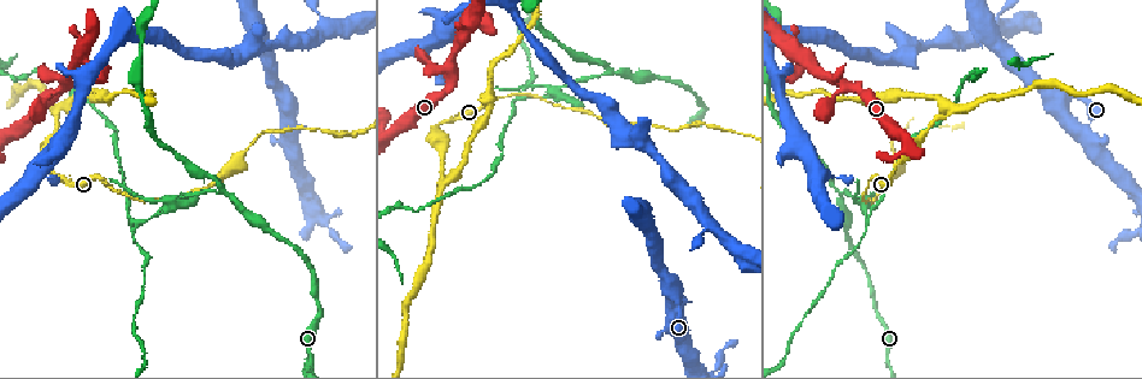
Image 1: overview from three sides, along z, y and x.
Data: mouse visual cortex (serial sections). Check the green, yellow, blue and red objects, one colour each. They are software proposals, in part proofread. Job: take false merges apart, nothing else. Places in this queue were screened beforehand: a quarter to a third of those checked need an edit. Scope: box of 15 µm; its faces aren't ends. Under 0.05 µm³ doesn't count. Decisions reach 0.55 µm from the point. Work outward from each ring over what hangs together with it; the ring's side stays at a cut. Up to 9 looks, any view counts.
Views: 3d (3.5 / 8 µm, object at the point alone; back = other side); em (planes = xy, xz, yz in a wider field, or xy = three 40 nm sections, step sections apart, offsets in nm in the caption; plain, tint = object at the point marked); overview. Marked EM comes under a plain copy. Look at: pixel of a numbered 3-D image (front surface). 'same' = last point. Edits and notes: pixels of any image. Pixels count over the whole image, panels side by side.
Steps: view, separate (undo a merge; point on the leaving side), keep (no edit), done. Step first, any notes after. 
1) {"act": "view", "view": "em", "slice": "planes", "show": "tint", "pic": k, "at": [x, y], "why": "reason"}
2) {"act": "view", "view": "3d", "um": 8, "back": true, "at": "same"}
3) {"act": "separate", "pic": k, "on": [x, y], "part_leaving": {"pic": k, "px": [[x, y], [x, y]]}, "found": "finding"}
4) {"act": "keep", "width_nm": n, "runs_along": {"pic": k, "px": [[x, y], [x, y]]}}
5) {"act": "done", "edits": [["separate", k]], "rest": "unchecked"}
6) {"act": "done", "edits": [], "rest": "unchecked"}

{"act": "view", "view": "3d", "um": 8, "back": true, "pic": 1, "at": [291, 125]}

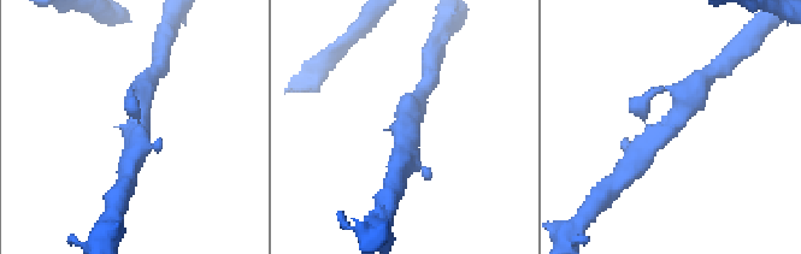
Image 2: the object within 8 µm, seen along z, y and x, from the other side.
{"act": "view", "view": "em", "slice": "xy", "step": 3, "show": "tint", "pic": 2, "at": [672, 128]}

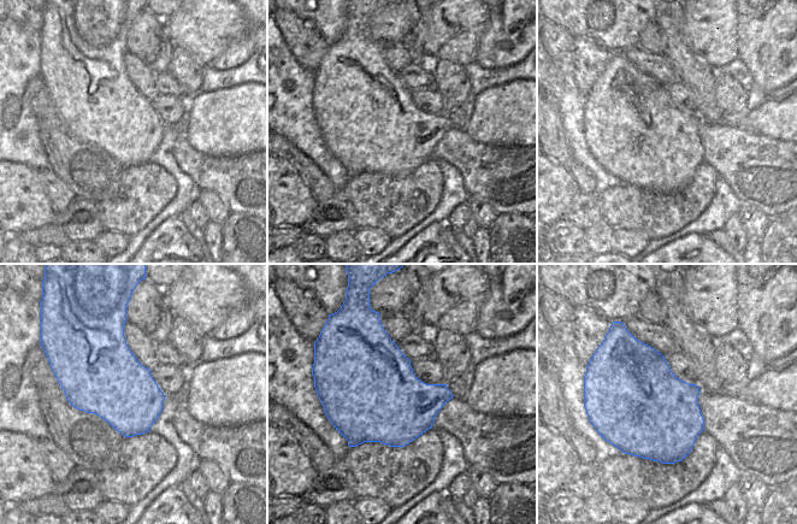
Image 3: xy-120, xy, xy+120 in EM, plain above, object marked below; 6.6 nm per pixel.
{"act": "keep", "found": "one cell here"}

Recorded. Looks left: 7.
{"act": "view", "view": "3d", "um": 3.5, "pic": 1, "at": [841, 196], "why": "three arms meet"}

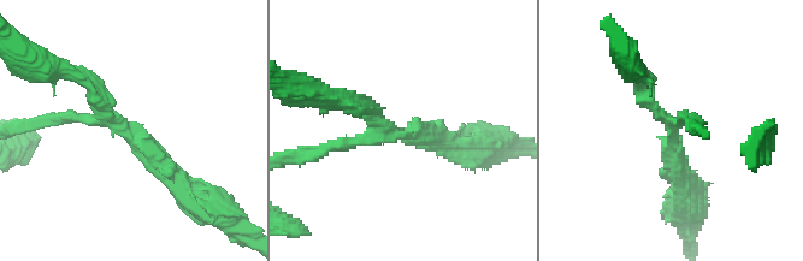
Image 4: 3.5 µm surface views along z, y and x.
{"act": "view", "view": "em", "slice": "xy", "step": 3, "show": "tint", "pic": 4, "at": [118, 123]}

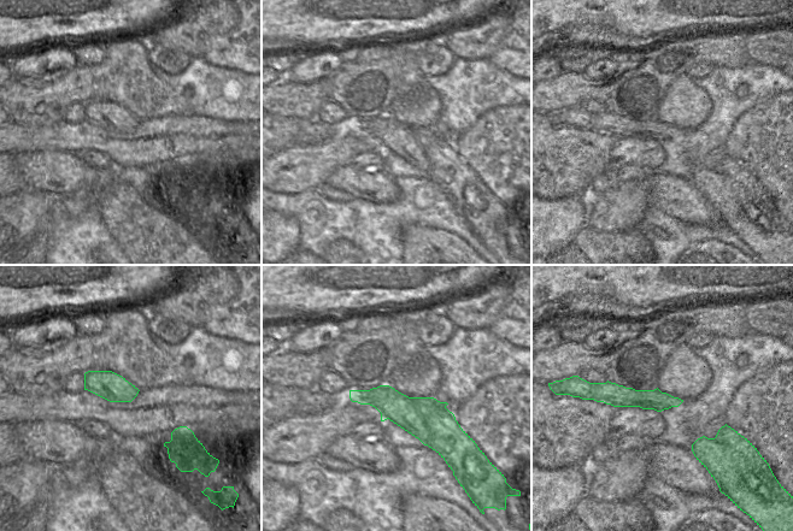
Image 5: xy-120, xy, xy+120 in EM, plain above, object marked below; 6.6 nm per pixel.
{"act": "view", "view": "em", "slice": "xy", "step": 1, "show": "tint", "at": "same", "why": "cut it another way"}

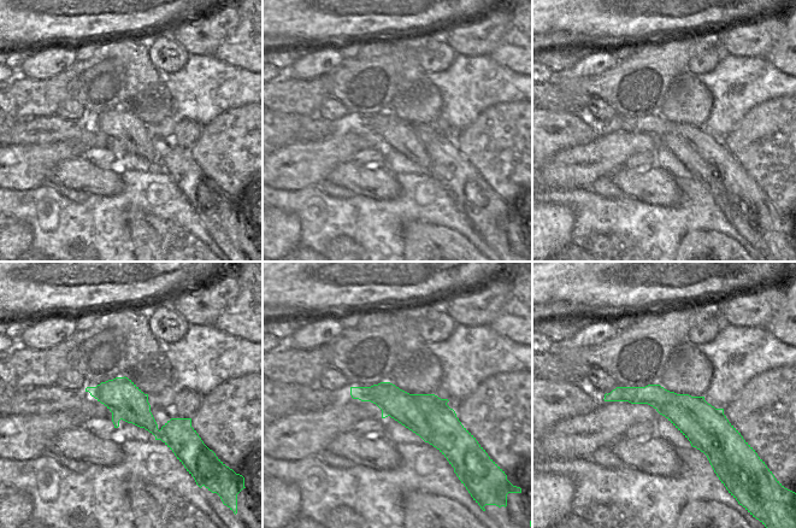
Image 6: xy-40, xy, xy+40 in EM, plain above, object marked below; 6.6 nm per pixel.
{"act": "keep", "width_nm": 280, "runs_along": {"pic": 4, "px": [[175, 177], [112, 122], [41, 122]]}, "found": "all the same cell"}

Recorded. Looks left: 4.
{"act": "view", "view": "em", "slice": "planes", "show": "tint", "pic": 1, "at": [553, 90], "why": "abrupt turn"}

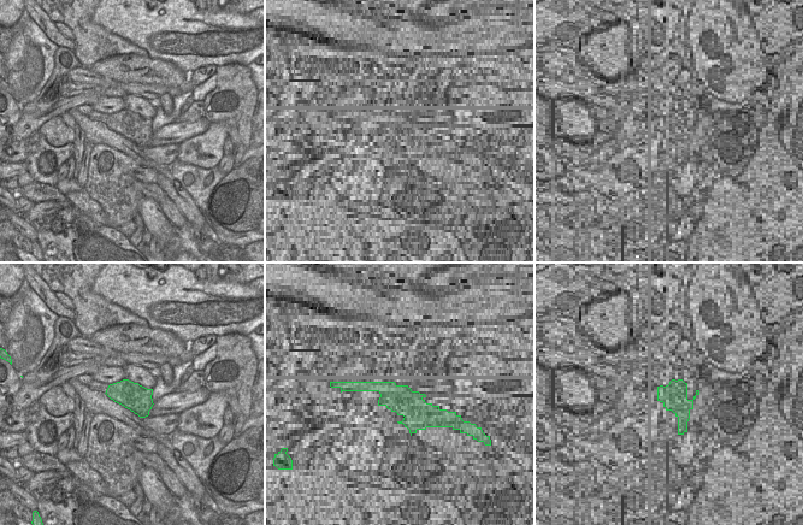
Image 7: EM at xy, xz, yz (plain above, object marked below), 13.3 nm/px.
{"act": "view", "view": "3d", "um": 3.5, "at": "same", "why": "wider look"}

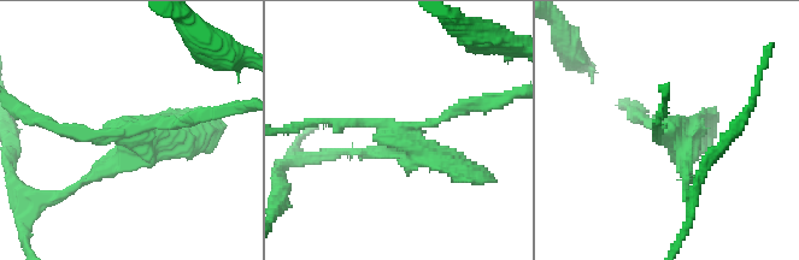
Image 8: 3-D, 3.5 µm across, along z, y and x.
{"act": "separate", "pic": 8, "on": [184, 140], "width_nm": 360, "part_leaving": {"pic": 8, "px": [[137, 135], [104, 172], [52, 199]]}, "found": "a second cell is stuck on"}

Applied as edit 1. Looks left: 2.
{"act": "done", "edits": [["separate", 8]], "rest": "unchecked"}

